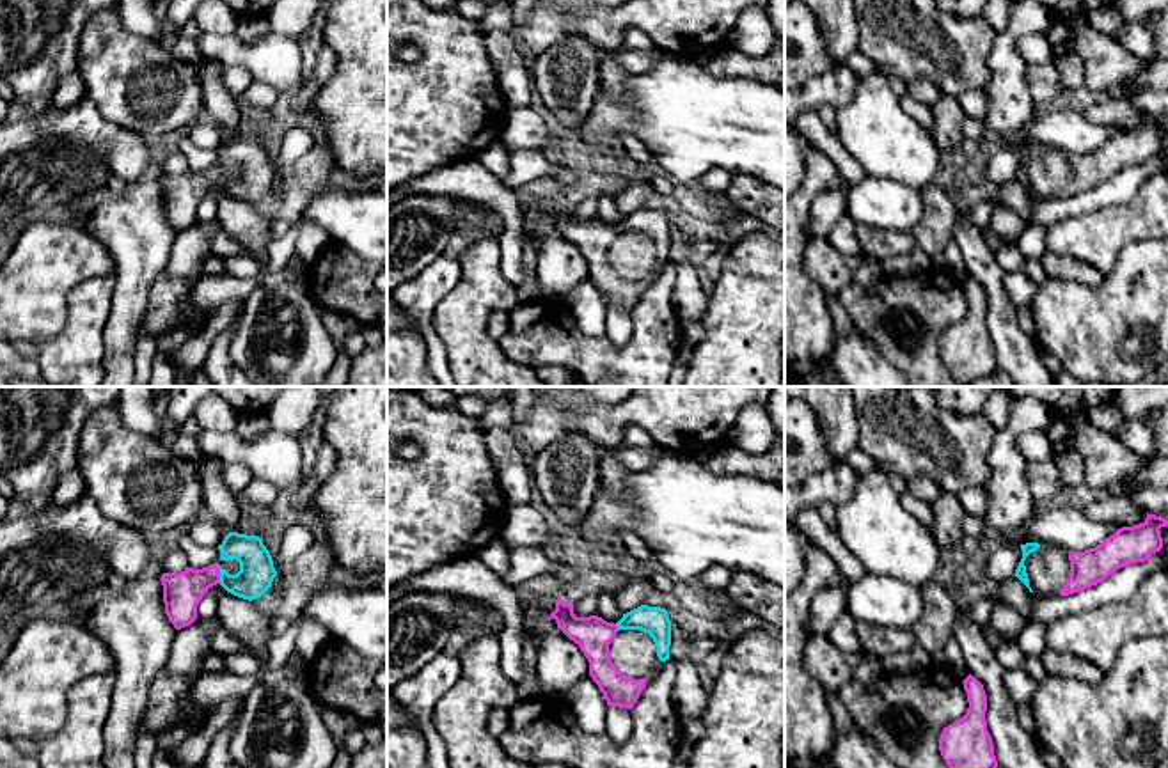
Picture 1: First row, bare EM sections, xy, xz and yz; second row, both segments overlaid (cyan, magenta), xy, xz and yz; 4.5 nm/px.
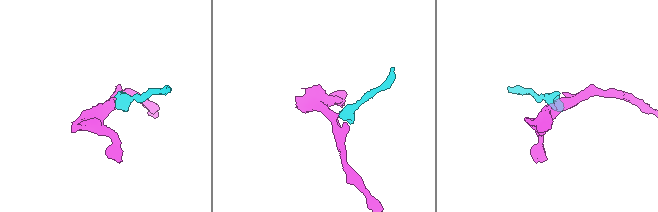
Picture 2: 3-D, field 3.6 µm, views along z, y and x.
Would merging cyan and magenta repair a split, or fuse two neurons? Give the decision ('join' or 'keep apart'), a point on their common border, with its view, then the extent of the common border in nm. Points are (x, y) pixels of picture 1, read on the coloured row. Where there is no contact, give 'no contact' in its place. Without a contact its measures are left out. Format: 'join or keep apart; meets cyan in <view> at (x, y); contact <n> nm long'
join; meets cyan in xy at (220, 573); contact 90 nm long

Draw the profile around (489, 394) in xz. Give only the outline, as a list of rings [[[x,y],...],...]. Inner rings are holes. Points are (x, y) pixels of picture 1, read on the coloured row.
[[[446,387],[454,396],[472,394],[486,403],[511,397],[511,387]]]

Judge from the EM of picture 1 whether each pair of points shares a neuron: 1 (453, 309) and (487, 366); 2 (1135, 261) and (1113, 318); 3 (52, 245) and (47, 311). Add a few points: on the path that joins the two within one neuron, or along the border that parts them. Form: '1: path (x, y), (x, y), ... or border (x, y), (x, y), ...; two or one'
1: path (460, 323), (473, 352); one
2: path (1131, 275), (1126, 304); one
3: path (47, 261), (47, 295); one

